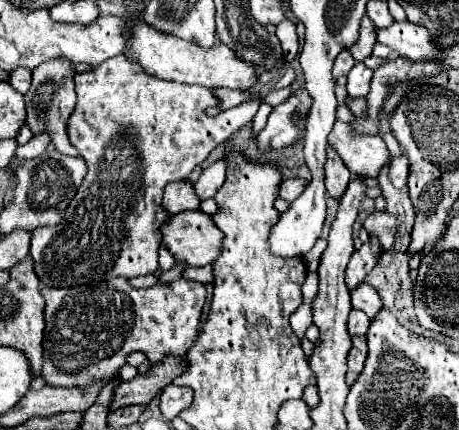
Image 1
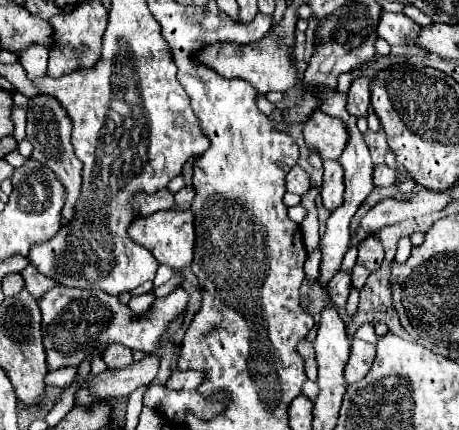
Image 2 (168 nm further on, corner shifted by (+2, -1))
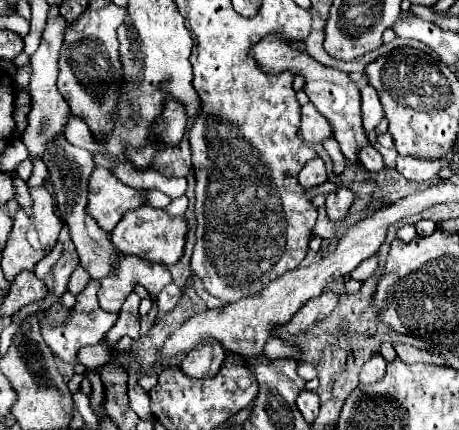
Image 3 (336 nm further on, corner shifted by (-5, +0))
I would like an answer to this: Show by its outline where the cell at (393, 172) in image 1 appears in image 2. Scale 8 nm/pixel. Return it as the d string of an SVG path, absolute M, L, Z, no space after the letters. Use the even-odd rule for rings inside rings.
M377 164L373 170L373 182L375 186L391 186L397 182L397 172L385 164Z

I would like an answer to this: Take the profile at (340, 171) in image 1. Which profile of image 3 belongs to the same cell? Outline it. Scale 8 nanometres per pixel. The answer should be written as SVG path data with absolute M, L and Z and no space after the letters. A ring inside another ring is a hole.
M338 185L336 191L326 195L326 213L332 221L344 219L348 215L348 209L354 201L354 193L346 185Z

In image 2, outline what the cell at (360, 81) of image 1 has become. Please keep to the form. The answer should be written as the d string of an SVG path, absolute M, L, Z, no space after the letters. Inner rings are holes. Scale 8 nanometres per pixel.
M355 78L349 92L347 92L347 96L349 96L349 102L347 102L349 114L353 114L357 118L367 118L369 102L371 102L369 80L367 78Z

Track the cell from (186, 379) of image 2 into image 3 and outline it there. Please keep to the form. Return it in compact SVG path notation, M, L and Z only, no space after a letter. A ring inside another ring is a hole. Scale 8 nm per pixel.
M208 341L204 345L198 345L184 357L184 361L180 363L180 371L192 379L208 379L220 371L224 359L226 355L222 351L222 345L216 341Z

